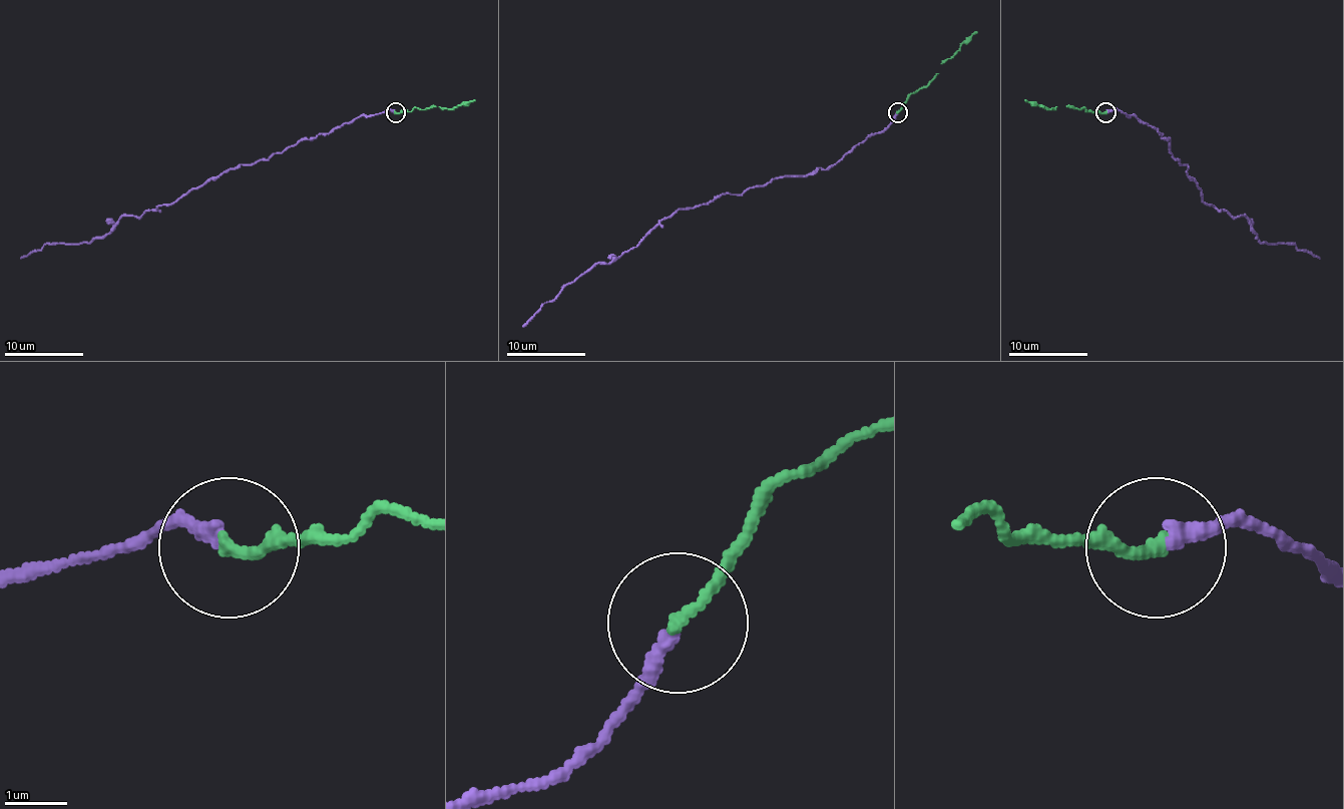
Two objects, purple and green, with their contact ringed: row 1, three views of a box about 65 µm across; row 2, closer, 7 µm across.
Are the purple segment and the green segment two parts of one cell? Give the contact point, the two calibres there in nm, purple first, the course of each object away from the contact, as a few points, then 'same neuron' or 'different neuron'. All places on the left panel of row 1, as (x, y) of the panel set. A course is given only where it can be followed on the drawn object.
place (395, 112); calibres 240 and 190 nm; course purple (395, 112), (359, 116), (222, 171), (139, 218), (123, 216), (87, 243), (48, 243), (20, 259); course green (395, 112), (434, 106), (454, 108), (474, 100); same neuron

